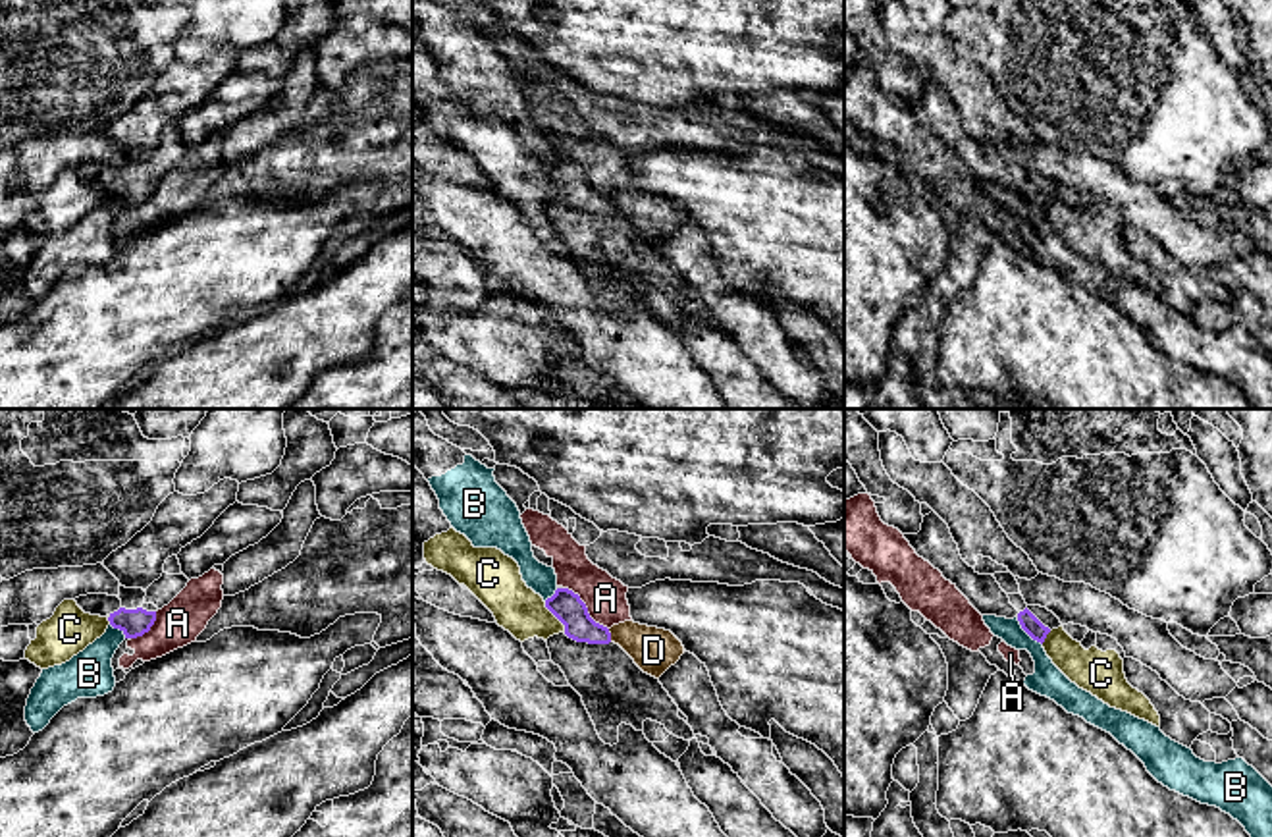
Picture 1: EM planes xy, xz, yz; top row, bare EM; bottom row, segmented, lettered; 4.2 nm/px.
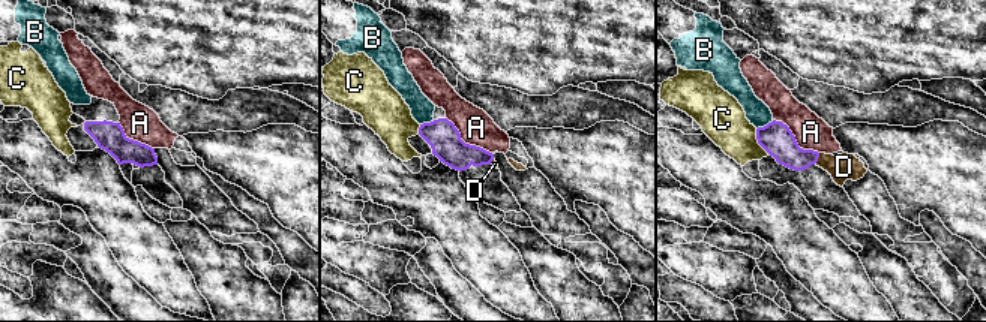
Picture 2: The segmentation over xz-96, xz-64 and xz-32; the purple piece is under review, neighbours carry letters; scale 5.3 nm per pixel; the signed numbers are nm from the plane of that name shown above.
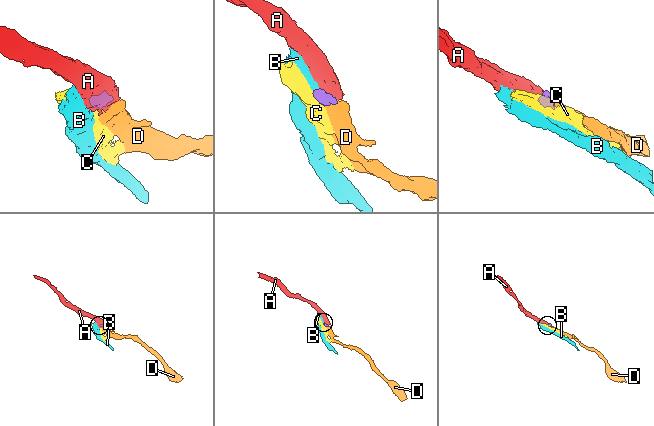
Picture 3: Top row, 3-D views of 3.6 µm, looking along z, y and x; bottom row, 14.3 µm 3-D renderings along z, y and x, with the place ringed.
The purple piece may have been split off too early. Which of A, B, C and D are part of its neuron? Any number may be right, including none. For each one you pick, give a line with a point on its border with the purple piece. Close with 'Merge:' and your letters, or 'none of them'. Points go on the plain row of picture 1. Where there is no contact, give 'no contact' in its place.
Merge: none of them

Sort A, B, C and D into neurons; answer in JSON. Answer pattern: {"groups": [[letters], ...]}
{"groups": [["A", "D"], ["B"], ["C"]]}

